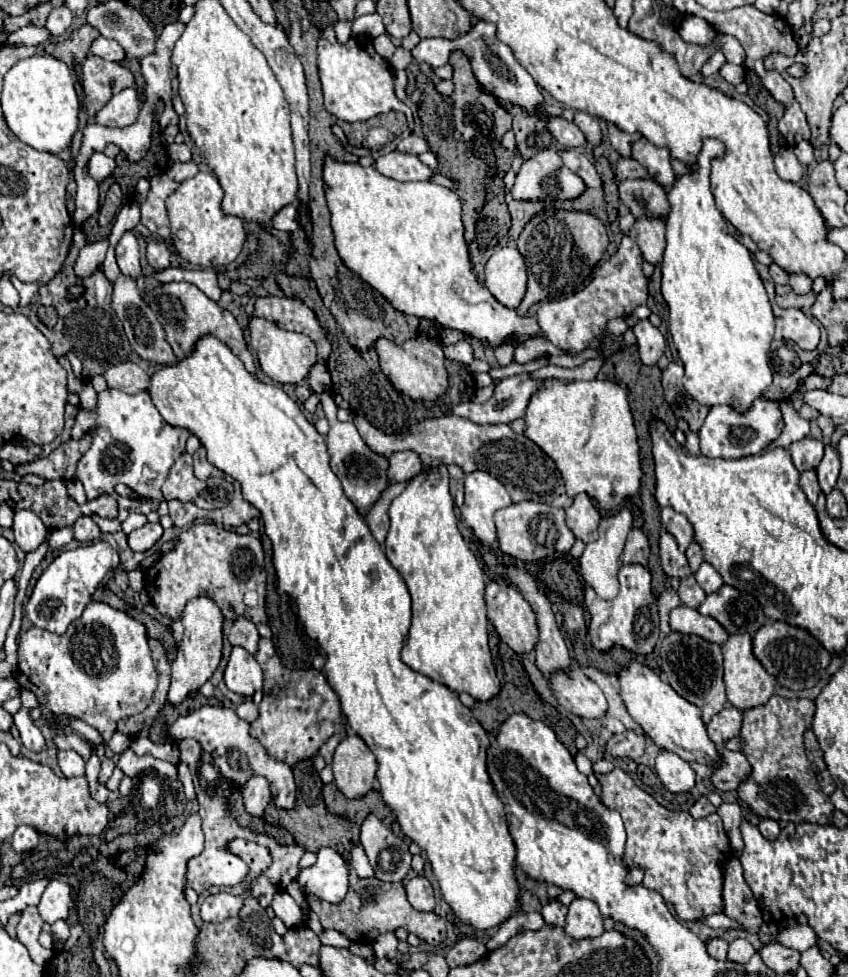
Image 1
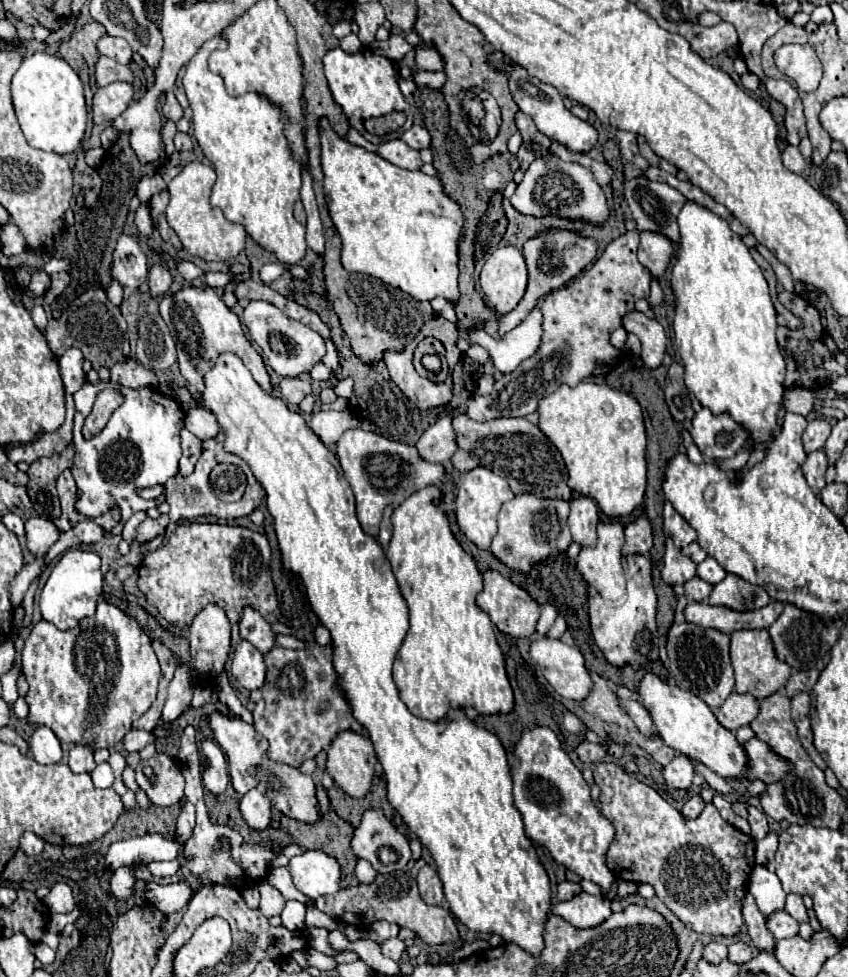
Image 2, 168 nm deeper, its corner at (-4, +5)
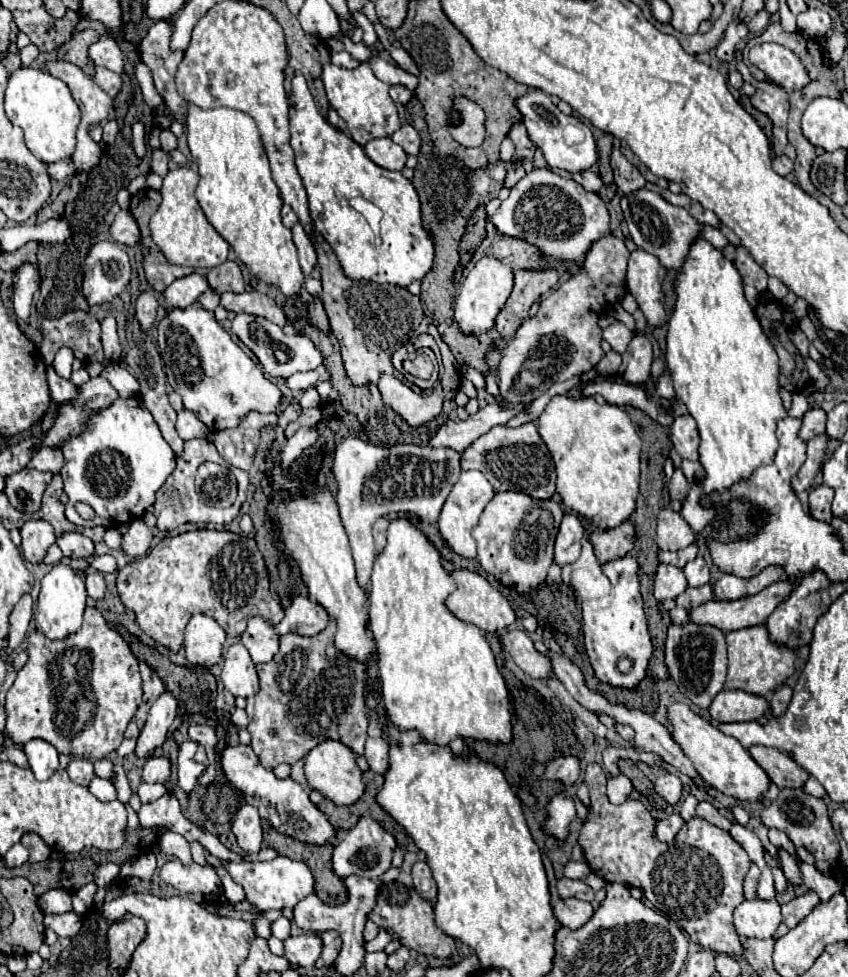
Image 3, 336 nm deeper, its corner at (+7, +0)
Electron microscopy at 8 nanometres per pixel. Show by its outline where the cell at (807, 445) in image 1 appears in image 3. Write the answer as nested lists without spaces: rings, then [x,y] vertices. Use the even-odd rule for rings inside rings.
[[[819,407],[815,409],[809,409],[805,415],[803,415],[803,427],[801,427],[801,439],[803,441],[809,441],[811,437],[819,435],[825,431],[825,421],[827,421],[827,413]]]

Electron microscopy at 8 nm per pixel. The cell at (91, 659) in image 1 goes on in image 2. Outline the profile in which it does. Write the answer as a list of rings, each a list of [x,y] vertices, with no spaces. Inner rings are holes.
[[[106,600],[98,602],[96,614],[86,618],[80,628],[58,630],[46,620],[34,624],[22,648],[22,674],[30,684],[26,696],[30,706],[28,720],[52,728],[62,742],[88,744],[94,748],[114,748],[124,738],[132,728],[132,722],[138,720],[156,700],[158,680],[162,676],[150,638],[134,618]]]

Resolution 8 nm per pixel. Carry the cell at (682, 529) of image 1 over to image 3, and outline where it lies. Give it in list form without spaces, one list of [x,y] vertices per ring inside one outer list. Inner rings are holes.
[[[665,507],[659,511],[659,517],[657,517],[655,543],[659,549],[679,551],[695,543],[695,533],[679,513],[675,513],[671,507]]]

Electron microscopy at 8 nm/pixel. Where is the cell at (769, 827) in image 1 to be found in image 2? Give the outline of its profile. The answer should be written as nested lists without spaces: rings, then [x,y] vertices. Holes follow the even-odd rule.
[[[770,830],[766,834],[766,838],[756,842],[756,864],[766,864],[772,858],[772,854],[776,852],[776,848],[778,848],[778,834],[774,830]]]

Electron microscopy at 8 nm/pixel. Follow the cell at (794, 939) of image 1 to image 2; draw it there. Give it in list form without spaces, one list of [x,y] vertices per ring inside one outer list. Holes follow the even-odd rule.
[[[784,910],[774,912],[774,914],[768,918],[766,926],[768,926],[768,930],[774,934],[776,940],[780,940],[780,938],[794,938],[794,936],[798,934],[798,922],[796,922],[790,914],[786,914]]]

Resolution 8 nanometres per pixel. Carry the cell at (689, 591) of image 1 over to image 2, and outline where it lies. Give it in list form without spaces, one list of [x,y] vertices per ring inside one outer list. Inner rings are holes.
[[[694,576],[692,580],[688,580],[684,584],[684,590],[686,590],[688,602],[708,602],[708,596],[712,592],[712,584],[708,584],[702,578]]]

